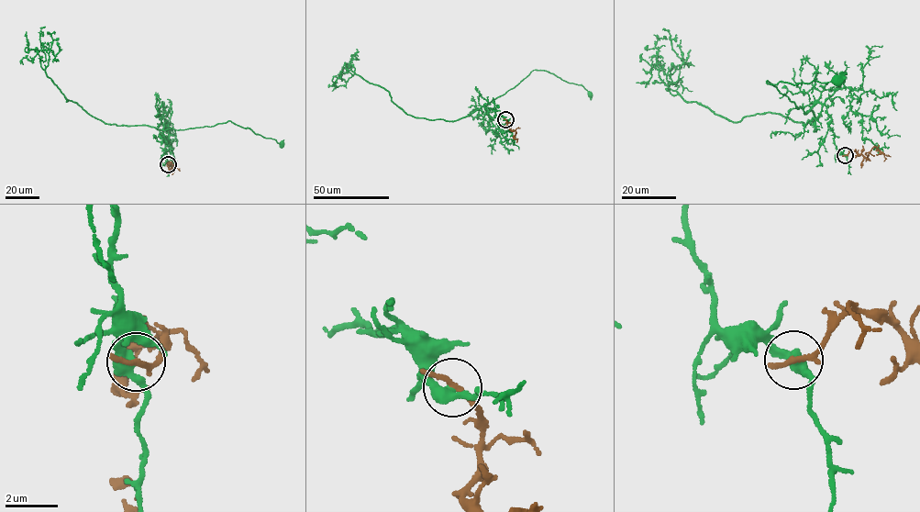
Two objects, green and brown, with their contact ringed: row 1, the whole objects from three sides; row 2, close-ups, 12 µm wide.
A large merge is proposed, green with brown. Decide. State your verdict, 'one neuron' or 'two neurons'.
two neurons

